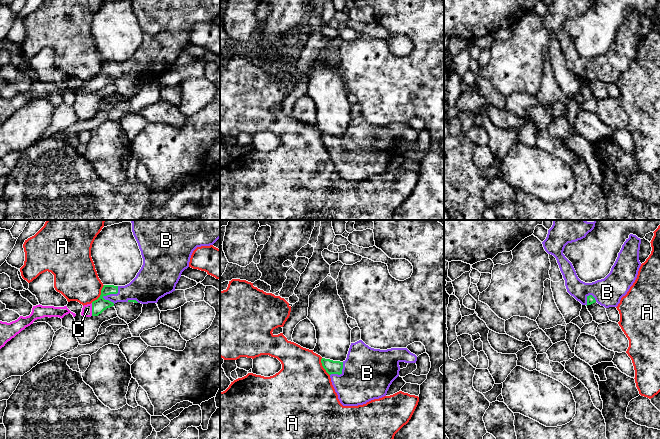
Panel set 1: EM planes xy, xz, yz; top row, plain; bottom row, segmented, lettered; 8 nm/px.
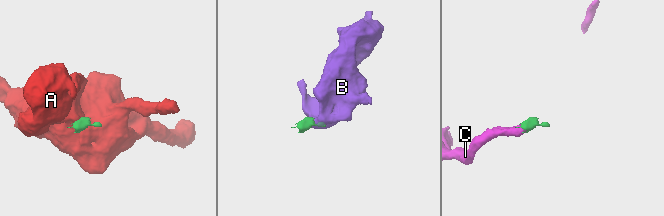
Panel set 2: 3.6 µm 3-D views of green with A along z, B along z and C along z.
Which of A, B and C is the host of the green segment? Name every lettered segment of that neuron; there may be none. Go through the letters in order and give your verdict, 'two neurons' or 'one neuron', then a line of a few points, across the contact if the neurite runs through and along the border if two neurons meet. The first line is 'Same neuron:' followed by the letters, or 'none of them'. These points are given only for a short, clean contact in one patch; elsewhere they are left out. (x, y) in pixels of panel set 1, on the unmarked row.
Same neuron: B, C
A: two neurons; line xy (104, 61), (101, 70), (91, 78)
B: one neuron; line xy (98, 82), (104, 72), (112, 69), (130, 69), (142, 64)
C: one neuron; line xy (98, 82), (92, 85), (87, 85)

